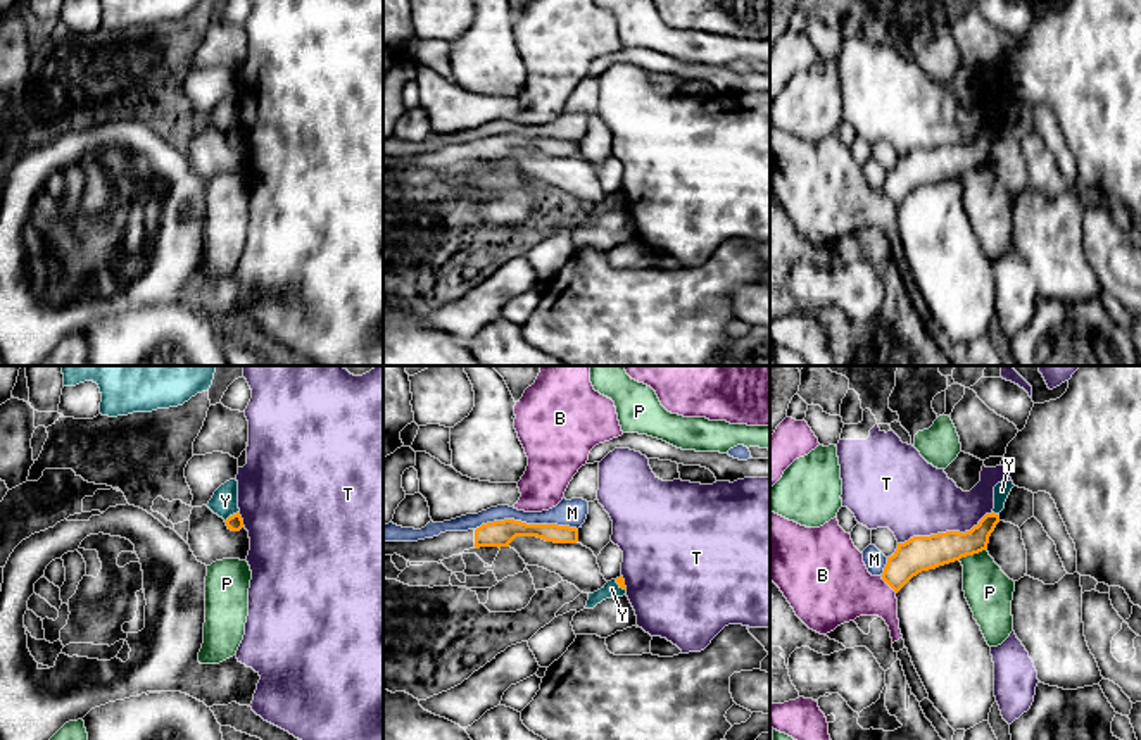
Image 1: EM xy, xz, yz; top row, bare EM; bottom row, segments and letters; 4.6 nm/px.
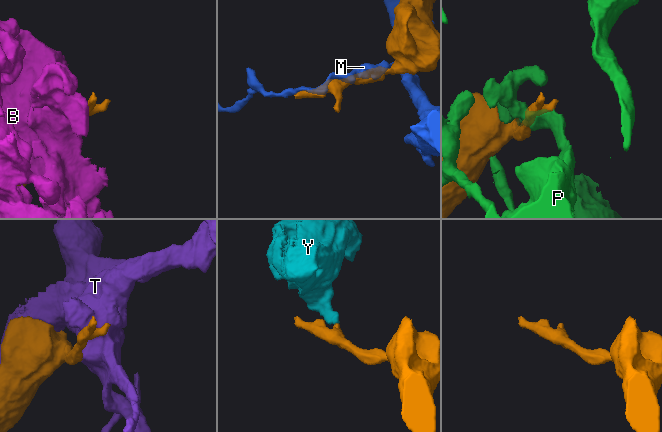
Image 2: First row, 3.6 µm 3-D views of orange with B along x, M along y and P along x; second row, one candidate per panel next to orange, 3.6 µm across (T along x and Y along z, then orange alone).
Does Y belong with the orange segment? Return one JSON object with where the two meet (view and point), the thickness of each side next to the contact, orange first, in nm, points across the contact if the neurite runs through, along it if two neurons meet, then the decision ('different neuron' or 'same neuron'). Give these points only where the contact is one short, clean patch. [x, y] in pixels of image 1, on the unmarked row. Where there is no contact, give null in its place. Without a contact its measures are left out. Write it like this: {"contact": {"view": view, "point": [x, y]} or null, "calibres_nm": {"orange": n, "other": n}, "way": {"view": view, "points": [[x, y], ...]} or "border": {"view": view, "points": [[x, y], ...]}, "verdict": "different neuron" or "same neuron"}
{"contact": {"view": "xy", "point": [233, 128]}, "calibres_nm": {"orange": 80, "other": 130}, "border": {"view": "xy", "points": [[239, 125], [225, 135]]}, "verdict": "different neuron"}

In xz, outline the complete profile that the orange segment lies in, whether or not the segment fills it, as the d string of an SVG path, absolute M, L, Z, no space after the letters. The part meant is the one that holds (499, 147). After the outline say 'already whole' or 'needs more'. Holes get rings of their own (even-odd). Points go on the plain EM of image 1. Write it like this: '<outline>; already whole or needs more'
M514 133L494 135L475 143L475 162L509 160L516 150L537 150L554 157L577 157L578 143L558 138L526 138Z; already whole

